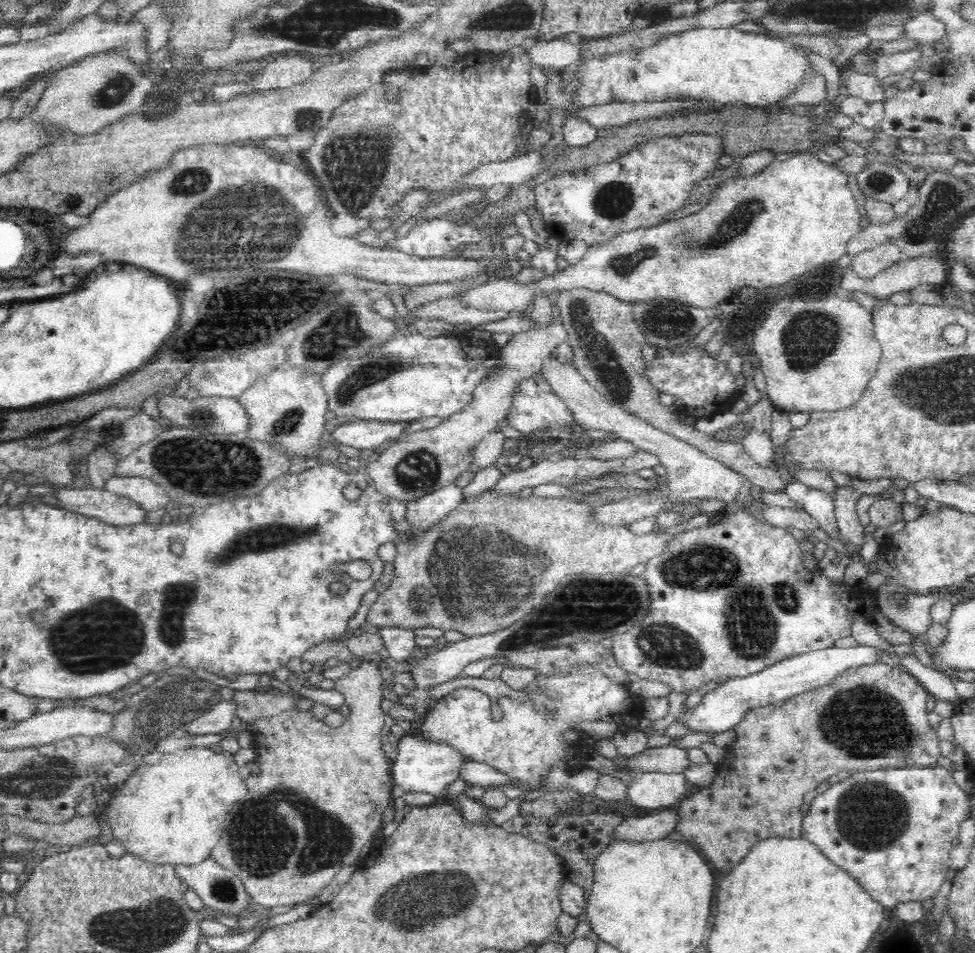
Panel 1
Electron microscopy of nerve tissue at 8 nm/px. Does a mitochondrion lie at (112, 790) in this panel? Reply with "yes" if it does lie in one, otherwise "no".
no

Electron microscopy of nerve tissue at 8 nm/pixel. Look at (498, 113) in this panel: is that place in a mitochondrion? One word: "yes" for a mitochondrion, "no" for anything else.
no

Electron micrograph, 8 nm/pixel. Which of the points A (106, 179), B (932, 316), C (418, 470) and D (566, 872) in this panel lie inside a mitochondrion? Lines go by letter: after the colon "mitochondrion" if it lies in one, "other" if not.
A: mitochondrion
B: other
C: mitochondrion
D: other

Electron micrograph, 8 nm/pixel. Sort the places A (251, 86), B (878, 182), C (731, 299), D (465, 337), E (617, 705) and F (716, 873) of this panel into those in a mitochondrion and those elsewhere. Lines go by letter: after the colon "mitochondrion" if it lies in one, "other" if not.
A: other
B: mitochondrion
C: other
D: other
E: other
F: other

